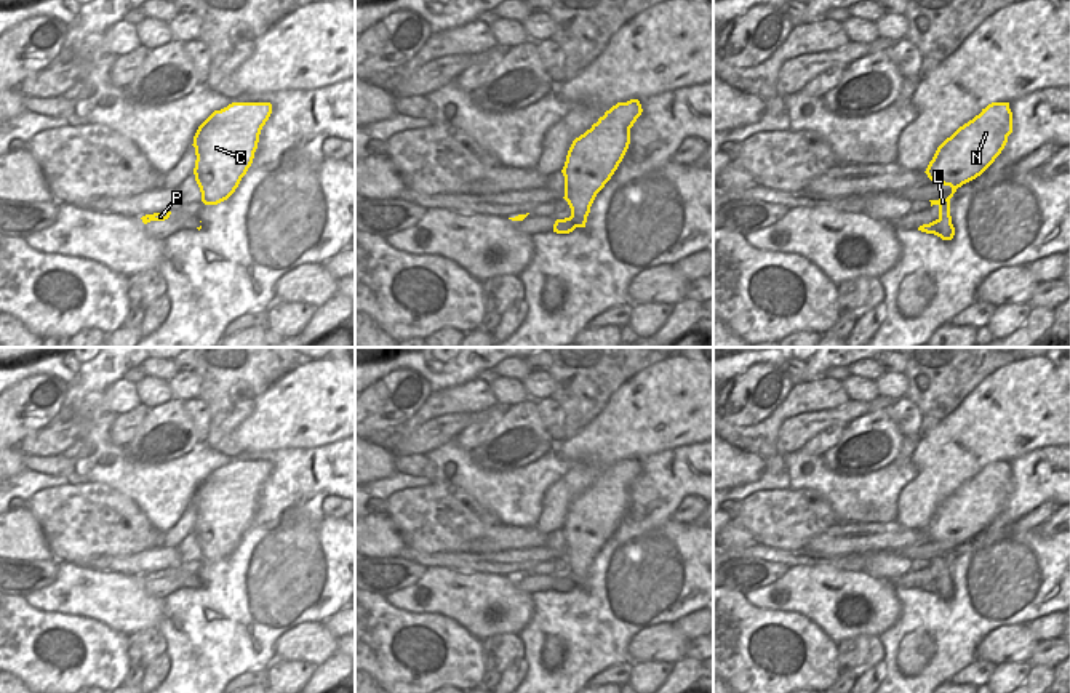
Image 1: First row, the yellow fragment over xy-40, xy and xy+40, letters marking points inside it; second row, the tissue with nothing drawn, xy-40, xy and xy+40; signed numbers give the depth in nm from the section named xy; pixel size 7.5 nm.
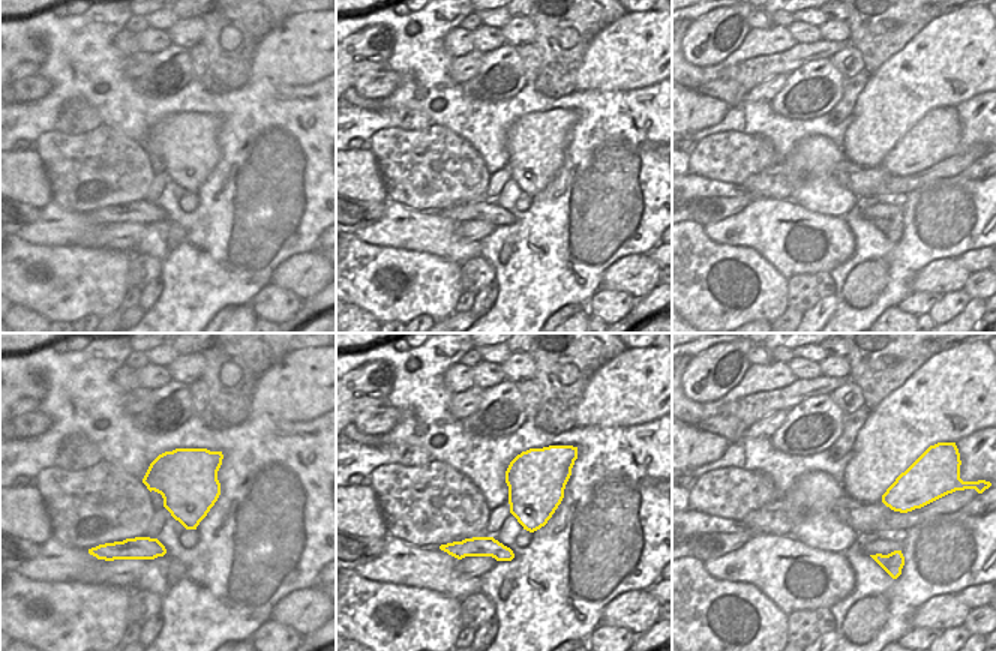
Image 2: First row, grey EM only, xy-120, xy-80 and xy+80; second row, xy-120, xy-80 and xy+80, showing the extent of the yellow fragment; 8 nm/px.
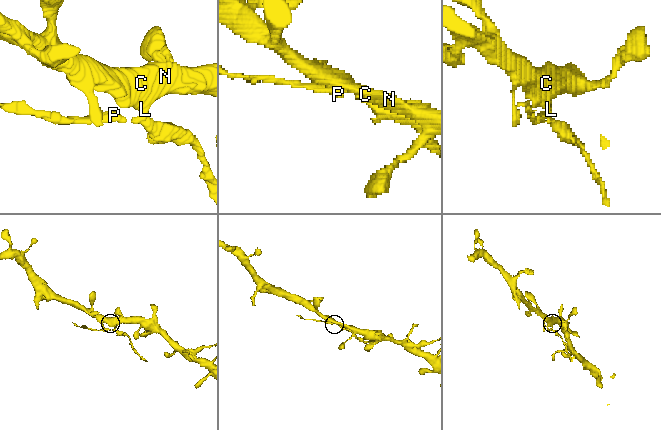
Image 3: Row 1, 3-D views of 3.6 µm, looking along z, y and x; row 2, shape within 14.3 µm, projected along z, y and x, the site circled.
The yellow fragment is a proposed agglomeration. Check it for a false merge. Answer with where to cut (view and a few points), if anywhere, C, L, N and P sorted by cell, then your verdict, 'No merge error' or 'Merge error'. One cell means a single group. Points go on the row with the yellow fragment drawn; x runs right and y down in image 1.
Split along xy (571, 208), (571, 218), (578, 226). Groups: C L N / P. Merge error

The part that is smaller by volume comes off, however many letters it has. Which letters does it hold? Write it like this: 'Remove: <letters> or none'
Remove: P

